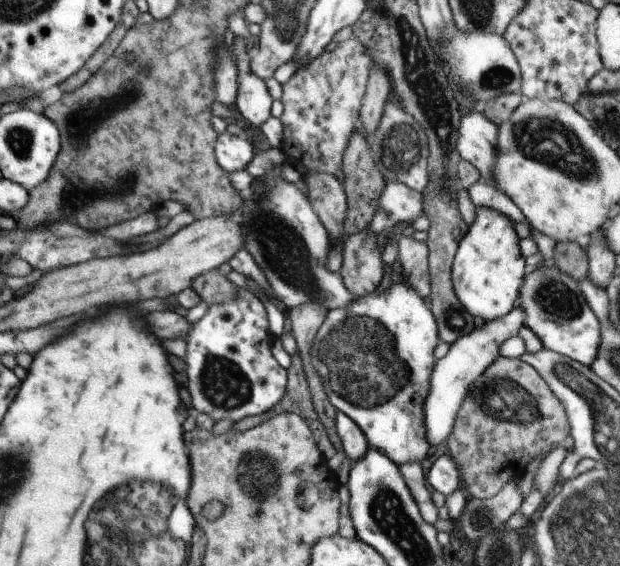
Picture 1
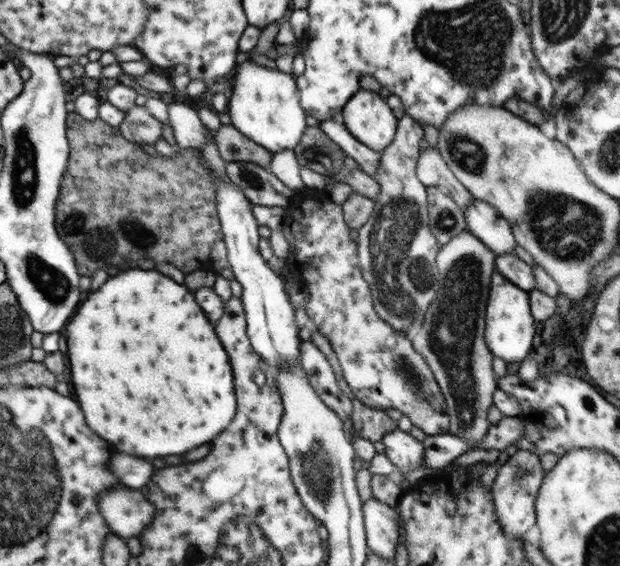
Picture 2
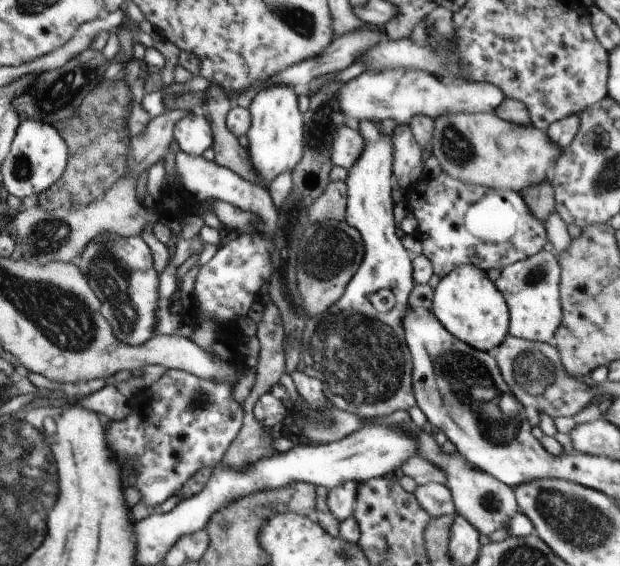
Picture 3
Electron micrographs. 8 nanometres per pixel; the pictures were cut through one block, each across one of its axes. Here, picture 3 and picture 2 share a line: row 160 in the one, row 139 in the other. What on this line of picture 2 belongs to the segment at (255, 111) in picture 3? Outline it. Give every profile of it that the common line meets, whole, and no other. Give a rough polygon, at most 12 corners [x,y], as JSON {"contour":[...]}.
{"contour":[[245,56],[224,117],[273,153],[304,134],[295,76]]}

